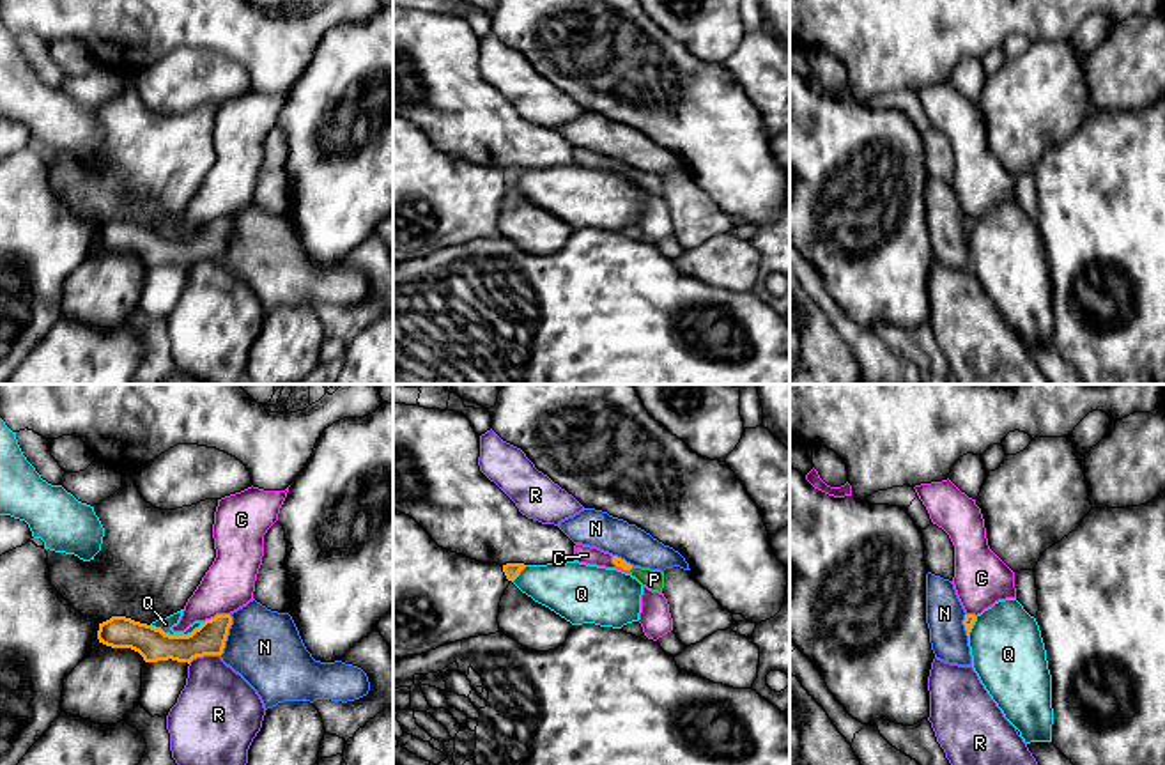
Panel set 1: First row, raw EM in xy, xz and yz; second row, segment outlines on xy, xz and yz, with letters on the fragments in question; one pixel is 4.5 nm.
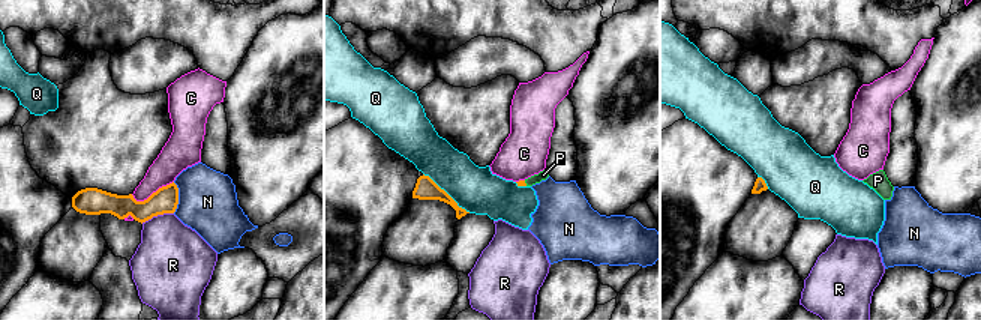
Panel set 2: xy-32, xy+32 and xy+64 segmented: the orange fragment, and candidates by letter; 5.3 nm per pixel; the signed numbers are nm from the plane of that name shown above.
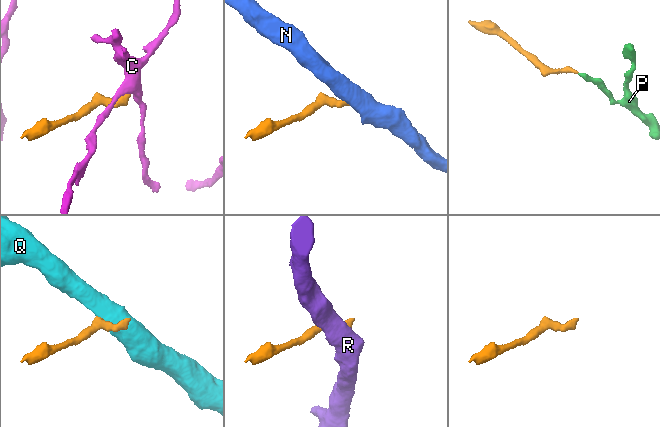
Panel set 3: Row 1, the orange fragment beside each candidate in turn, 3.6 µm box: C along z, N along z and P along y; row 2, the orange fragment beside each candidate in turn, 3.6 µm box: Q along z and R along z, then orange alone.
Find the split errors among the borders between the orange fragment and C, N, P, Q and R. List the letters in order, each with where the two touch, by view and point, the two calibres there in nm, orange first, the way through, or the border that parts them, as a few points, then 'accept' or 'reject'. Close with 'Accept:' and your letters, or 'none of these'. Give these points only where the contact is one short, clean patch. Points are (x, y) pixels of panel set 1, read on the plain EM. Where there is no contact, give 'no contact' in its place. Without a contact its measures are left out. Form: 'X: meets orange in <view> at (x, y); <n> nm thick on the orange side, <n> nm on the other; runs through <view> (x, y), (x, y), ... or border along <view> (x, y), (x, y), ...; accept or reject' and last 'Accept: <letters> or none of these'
C: meets orange in xy at (216, 218); 150 nm thick on the orange side, 240 nm on the other; border along xy (229, 216), (218, 216), (204, 225); reject
N: meets orange in xy at (227, 238); 150 nm thick on the orange side, 340 nm on the other; border along xy (231, 218), (225, 250), (220, 259); reject
P: meets orange in xz at (631, 170); 50 nm thick on the orange side, 100 nm on the other; runs through xz (618, 165), (631, 170), (654, 183); accept
Q: meets orange in xy at (177, 239); 150 nm thick on the orange side, 60 nm on the other; reject
R: meets orange in xy at (202, 259); 150 nm thick on the orange side, 360 nm on the other; border along xy (218, 257), (197, 259), (188, 266); reject
Accept: P

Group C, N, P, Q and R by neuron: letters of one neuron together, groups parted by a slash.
C / N / P / Q / R

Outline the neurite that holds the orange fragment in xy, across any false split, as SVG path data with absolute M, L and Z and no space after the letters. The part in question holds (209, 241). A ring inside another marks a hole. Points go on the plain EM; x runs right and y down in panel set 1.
M216 218L188 239L170 239L161 232L131 221L112 220L99 227L97 243L112 251L131 251L145 266L172 262L189 267L197 260L221 259L230 228L230 218Z

